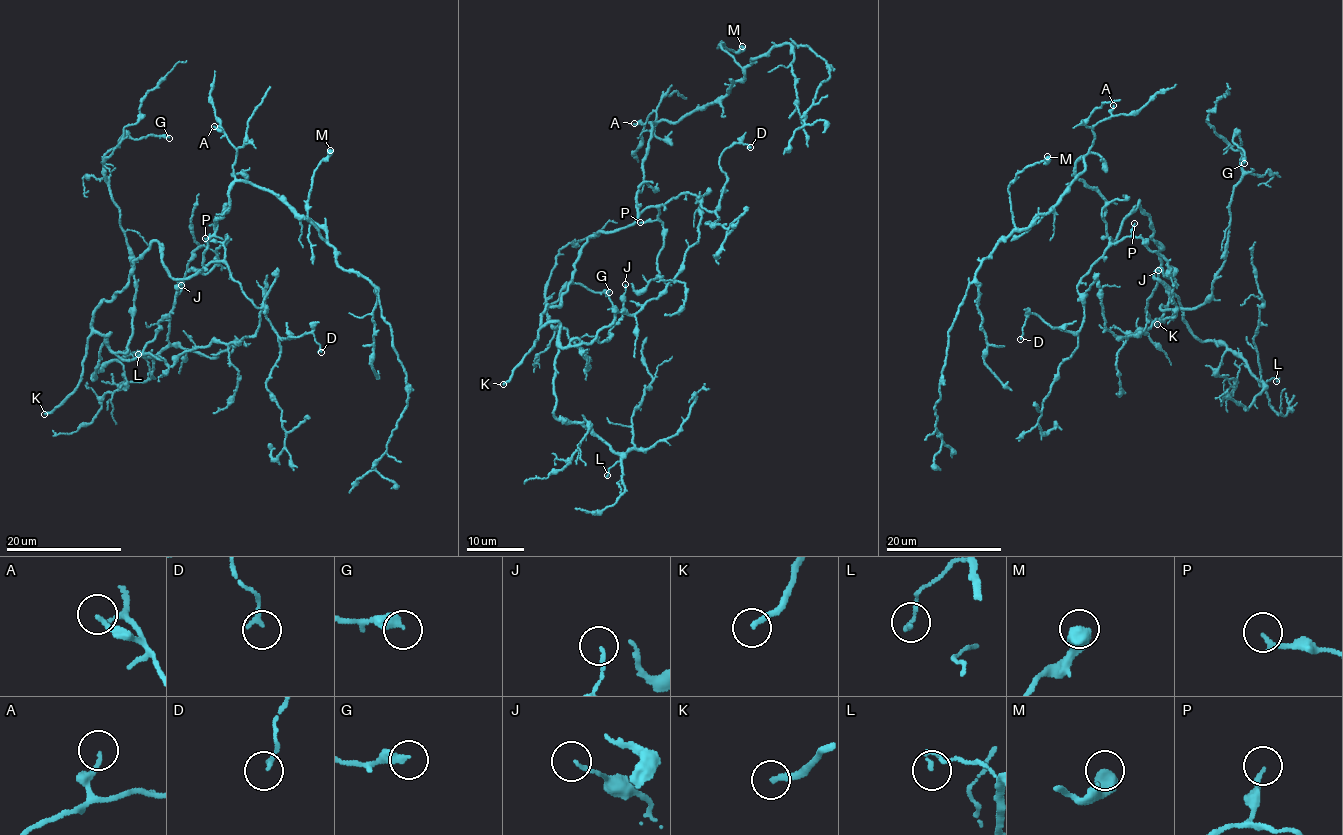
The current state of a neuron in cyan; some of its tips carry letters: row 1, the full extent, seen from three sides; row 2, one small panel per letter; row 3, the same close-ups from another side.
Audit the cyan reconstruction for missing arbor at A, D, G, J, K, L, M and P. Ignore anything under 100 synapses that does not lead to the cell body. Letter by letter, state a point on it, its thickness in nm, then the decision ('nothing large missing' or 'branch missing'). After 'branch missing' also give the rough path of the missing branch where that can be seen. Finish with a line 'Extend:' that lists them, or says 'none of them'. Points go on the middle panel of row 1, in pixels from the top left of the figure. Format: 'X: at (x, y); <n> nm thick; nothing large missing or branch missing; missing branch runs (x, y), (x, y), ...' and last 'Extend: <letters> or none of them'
A: at (634, 123); 170 nm thick; nothing large missing
D: at (750, 147); 180 nm thick; nothing large missing
G: at (609, 292); 340 nm thick; nothing large missing
J: at (625, 284); 120 nm thick; nothing large missing
K: at (503, 384); 200 nm thick; branch missing
L: at (607, 475); 130 nm thick; nothing large missing
M: at (742, 46); 550 nm thick; nothing large missing
P: at (640, 222); 170 nm thick; nothing large missing
Extend: K

